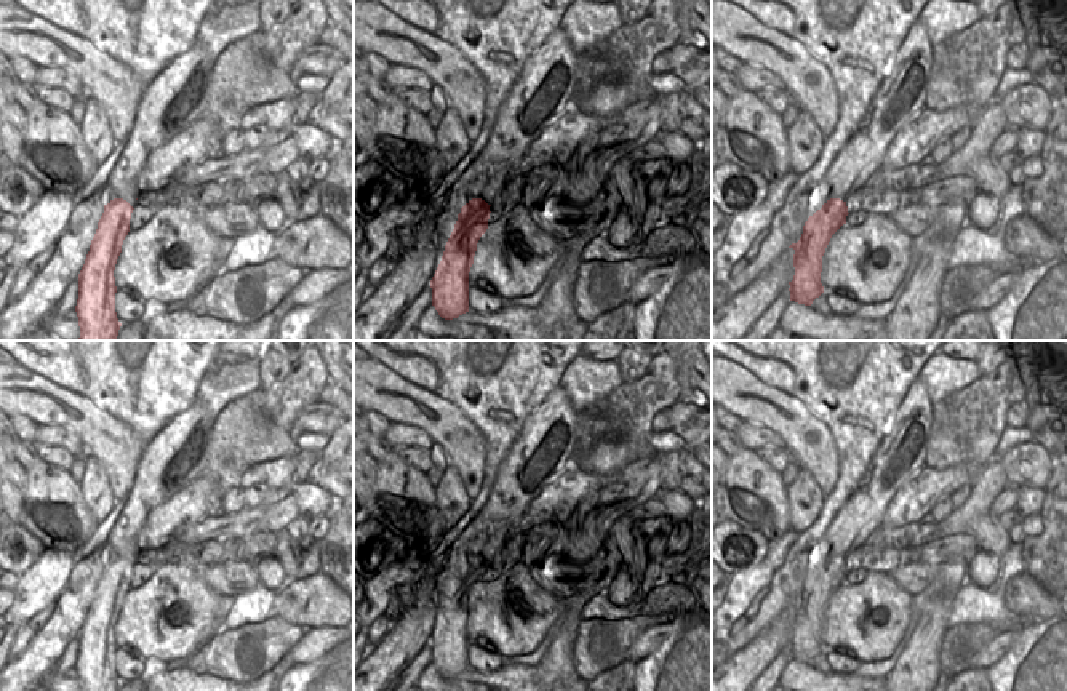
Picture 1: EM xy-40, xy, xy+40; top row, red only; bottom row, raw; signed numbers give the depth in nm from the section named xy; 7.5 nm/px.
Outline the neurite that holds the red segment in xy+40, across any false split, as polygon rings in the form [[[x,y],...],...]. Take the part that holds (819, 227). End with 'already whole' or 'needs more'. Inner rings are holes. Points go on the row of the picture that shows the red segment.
[[[918,19],[875,91],[865,120],[829,166],[824,178],[827,202],[808,218],[800,240],[789,246],[795,250],[790,301],[811,306],[824,293],[822,256],[832,235],[846,224],[846,198],[880,170],[891,139],[925,107],[933,50],[928,30]]] | needs more

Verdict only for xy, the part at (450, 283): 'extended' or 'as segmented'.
extended

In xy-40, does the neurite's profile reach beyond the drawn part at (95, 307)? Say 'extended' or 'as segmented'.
extended

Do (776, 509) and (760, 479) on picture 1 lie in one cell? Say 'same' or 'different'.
same

